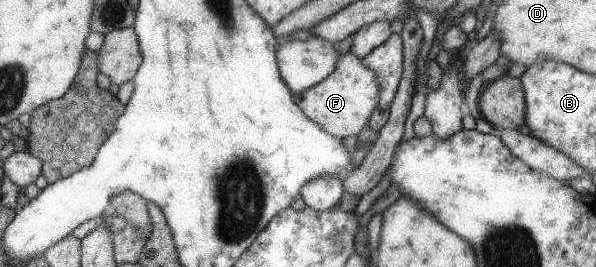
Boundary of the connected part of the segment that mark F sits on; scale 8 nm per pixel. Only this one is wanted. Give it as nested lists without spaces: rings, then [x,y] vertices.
[[[352,52],[341,55],[337,67],[326,80],[297,94],[300,109],[329,134],[343,140],[357,136],[367,127],[372,115],[378,110],[381,89],[372,68]]]

